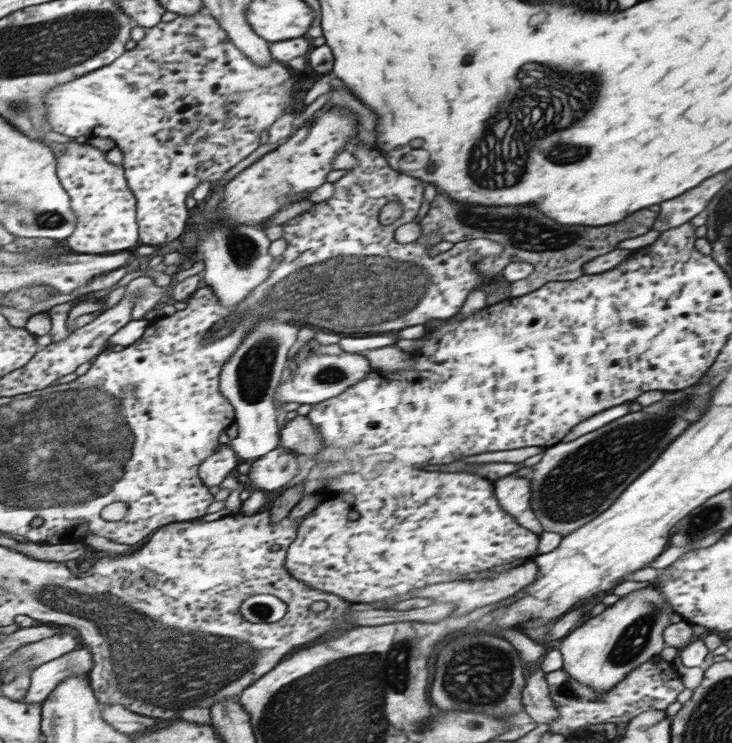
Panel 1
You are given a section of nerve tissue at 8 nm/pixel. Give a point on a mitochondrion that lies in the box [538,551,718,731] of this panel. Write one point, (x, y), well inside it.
(632, 642)

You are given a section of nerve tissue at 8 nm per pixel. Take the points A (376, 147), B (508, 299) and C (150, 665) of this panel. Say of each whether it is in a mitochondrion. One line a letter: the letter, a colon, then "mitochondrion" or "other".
A: other
B: other
C: mitochondrion

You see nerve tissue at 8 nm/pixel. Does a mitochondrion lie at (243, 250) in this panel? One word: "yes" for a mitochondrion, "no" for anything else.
yes

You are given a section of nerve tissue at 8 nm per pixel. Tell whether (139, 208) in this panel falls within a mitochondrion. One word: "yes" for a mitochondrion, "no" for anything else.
no

